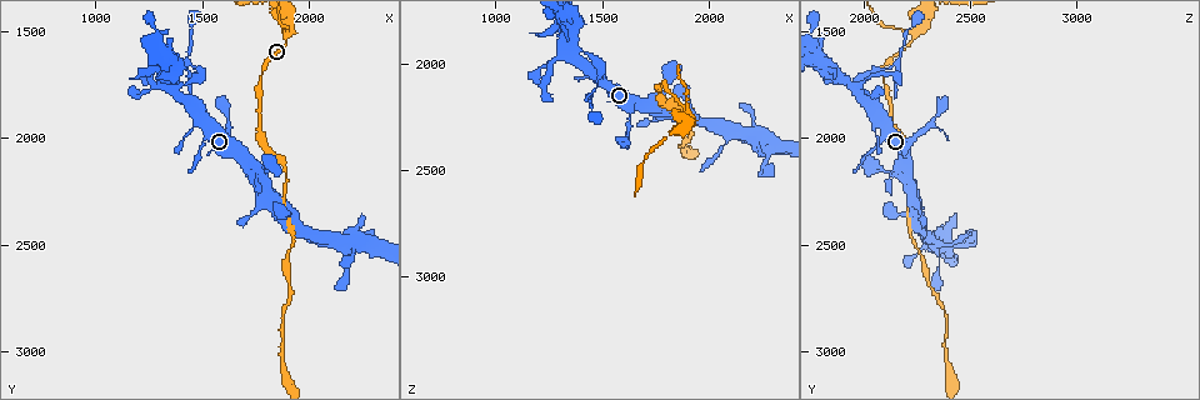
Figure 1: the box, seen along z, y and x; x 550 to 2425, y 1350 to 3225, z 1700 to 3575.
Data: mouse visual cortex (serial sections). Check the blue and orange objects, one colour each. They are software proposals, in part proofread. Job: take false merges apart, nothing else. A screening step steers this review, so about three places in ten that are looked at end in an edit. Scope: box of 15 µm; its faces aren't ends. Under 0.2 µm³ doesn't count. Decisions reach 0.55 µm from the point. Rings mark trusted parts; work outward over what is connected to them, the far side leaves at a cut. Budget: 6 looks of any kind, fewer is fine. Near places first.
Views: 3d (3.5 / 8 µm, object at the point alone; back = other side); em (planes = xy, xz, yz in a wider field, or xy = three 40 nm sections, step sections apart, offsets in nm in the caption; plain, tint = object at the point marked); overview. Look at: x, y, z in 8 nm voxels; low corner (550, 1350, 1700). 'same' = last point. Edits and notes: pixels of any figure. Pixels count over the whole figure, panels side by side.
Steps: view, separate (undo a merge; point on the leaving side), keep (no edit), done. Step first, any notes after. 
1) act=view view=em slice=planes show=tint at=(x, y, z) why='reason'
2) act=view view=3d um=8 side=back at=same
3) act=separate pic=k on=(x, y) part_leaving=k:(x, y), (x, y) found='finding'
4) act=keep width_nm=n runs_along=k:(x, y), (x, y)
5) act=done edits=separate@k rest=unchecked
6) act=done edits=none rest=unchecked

act=view view=3d um=3.5 at=(1900, 1490, 2260) why='sharp bend'

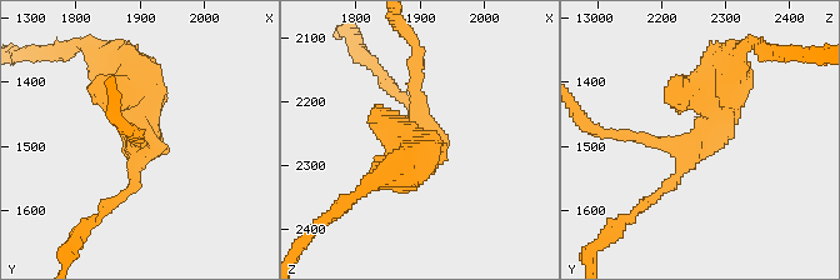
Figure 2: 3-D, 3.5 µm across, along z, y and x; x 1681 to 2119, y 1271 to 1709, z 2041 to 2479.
act=view view=em slice=xy step=2 show=tint at=(1905, 1485, 2265) arms=3 arm_widths_nm=150,150,600

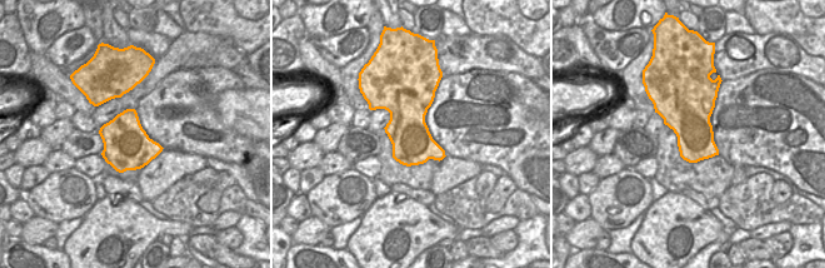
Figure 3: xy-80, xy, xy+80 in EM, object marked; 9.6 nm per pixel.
act=keep found='all the same cell'

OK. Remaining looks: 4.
act=view view=3d um=3.5 at=(1380, 1780, 1950) why='four arms meet'

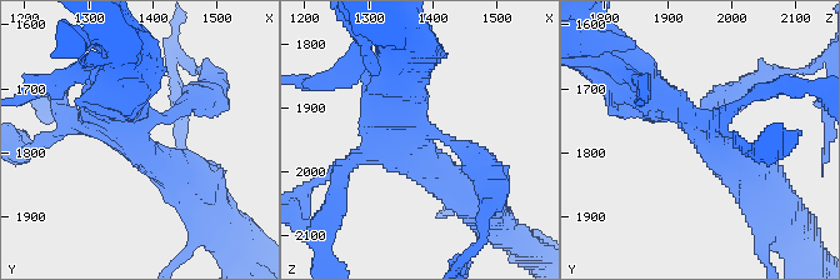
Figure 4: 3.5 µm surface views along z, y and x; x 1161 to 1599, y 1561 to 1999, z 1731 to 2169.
act=view view=em slice=xy step=3 show=tint at=(1370, 1770, 1955) arms=4 arm_widths_nm=200,250,450,500

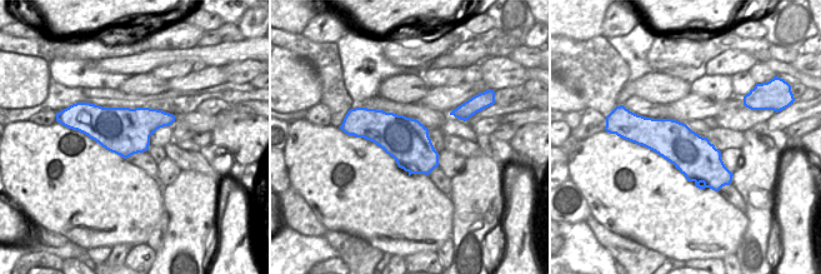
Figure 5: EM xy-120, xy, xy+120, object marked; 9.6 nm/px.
act=separate pic=4 on=(476, 161) found='a second cell is stuck on'

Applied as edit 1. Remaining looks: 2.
act=done edits=separate@4 rest=unchecked

